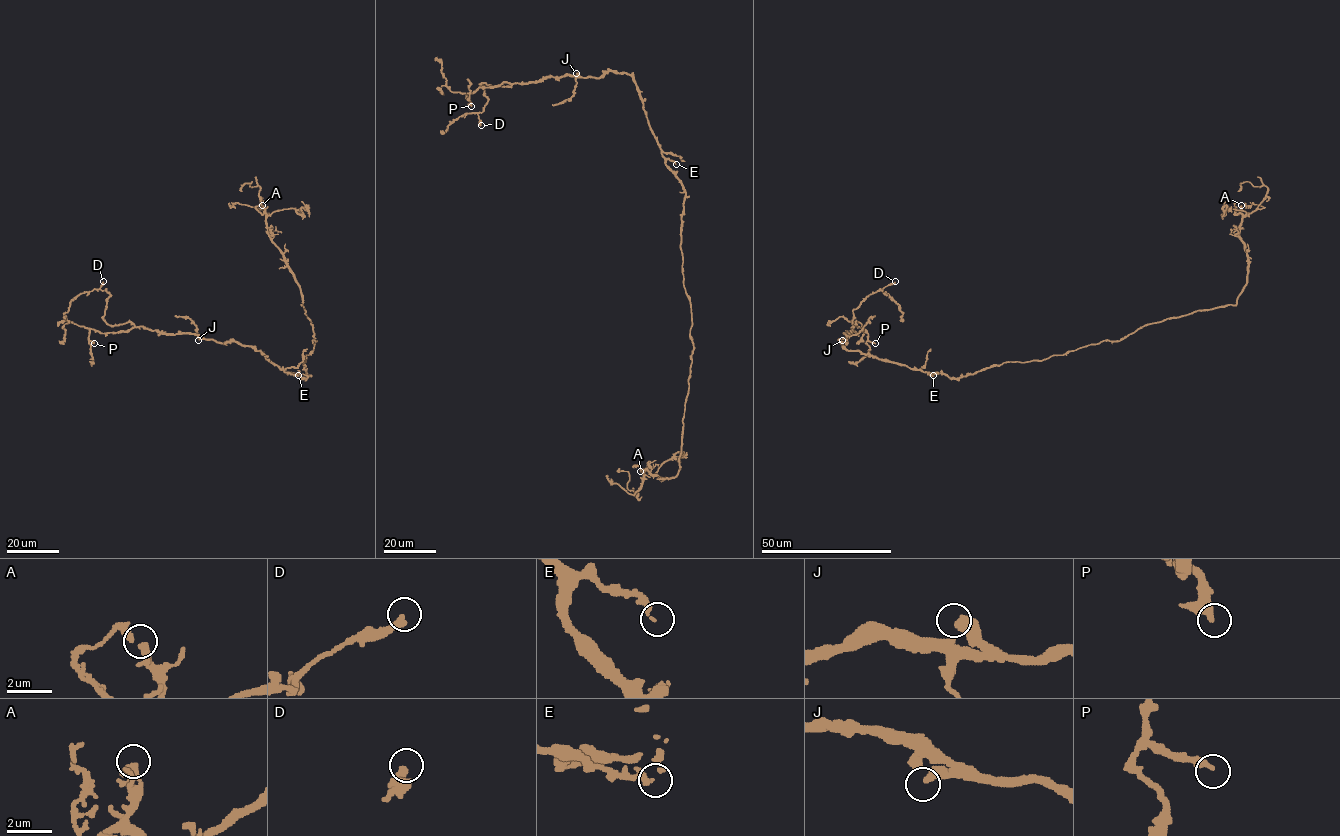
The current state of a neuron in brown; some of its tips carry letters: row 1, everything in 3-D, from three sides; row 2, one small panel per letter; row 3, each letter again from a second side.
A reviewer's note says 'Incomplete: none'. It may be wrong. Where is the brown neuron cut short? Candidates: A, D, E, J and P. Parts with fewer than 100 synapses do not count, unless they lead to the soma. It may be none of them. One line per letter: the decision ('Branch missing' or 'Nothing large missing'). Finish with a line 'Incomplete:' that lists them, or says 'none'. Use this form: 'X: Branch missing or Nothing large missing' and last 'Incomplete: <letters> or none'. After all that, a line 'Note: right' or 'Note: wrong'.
A: Nothing large missing
D: Nothing large missing
E: Nothing large missing
J: Nothing large missing
P: Nothing large missing
Incomplete: none
Note: right

